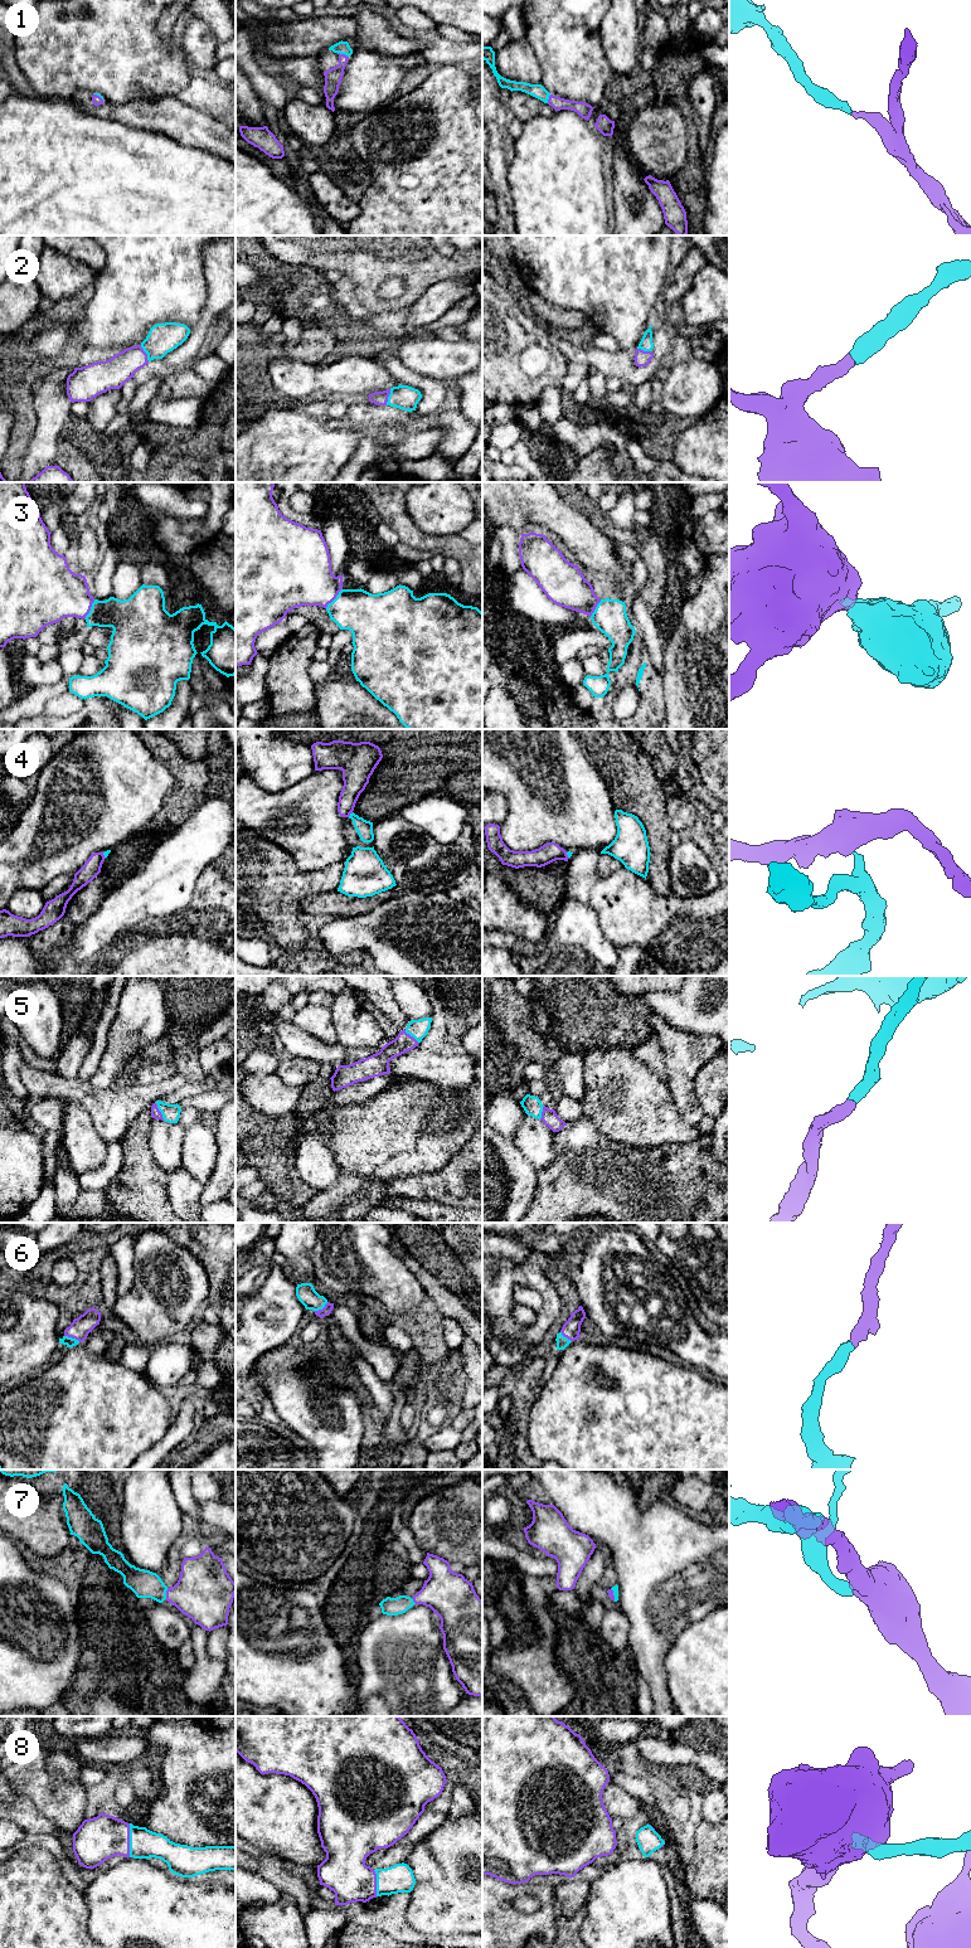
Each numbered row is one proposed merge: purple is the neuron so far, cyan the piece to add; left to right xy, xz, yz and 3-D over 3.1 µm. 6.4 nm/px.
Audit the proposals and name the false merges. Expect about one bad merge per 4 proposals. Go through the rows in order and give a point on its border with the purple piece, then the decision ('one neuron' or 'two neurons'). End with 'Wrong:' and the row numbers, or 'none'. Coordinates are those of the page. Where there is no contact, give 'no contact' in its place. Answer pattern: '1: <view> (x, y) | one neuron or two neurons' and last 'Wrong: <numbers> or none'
1: xz (343, 54) | one neuron
2: xy (145, 353) | one neuron
3: xz (334, 598) | one neuron
4: xz (350, 812) | two neurons
5: xy (159, 1111) | one neuron
6: xy (72, 1337) | one neuron
7: xy (166, 1593) | one neuron
8: xy (129, 1840) | one neuron
Wrong: 4

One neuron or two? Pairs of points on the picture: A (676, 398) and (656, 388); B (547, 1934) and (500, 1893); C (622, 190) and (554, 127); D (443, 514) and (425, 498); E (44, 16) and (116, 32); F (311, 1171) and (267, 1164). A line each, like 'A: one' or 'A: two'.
A: two
B: one
C: two
D: one
E: one
F: two

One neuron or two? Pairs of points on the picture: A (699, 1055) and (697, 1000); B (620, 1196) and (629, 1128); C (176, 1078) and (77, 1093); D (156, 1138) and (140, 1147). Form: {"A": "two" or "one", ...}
{"A": "two", "B": "two", "C": "one", "D": "two"}

